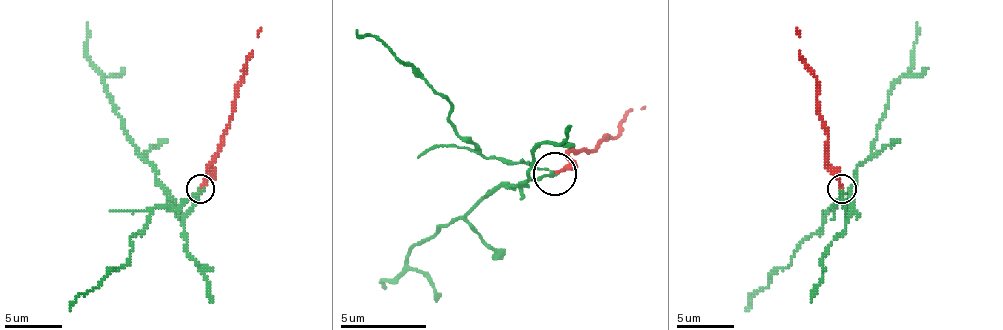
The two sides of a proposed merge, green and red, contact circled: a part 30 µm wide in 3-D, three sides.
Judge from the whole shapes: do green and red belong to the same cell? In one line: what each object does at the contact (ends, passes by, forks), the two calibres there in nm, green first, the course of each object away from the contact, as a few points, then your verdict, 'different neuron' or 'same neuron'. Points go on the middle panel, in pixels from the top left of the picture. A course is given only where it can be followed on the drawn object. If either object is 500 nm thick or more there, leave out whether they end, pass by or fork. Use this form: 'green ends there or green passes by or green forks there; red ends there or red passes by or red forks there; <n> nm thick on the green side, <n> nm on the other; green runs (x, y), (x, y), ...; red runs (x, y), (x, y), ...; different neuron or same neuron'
green passes by; red ends there; 180 nm thick on the green side, 170 nm on the other; green runs (555, 174), (547, 174), (487, 196), (465, 217), (413, 247), (392, 277), (383, 282), (383, 286); red runs (555, 174), (573, 153), (590, 153), (603, 140), (615, 135), (633, 110), (646, 105); different neuron

